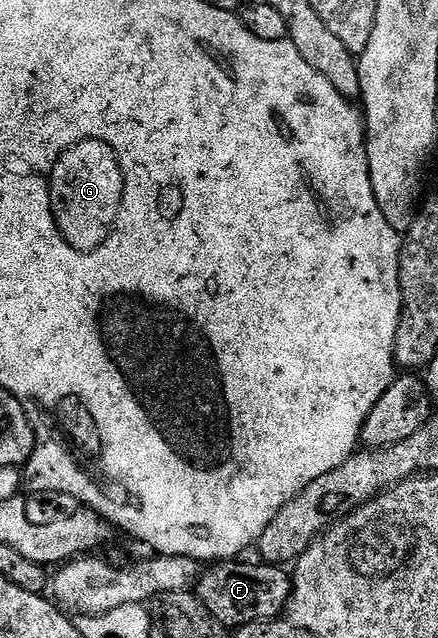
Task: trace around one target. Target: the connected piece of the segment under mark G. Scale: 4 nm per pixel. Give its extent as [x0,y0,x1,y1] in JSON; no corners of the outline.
[49,140,123,252]

